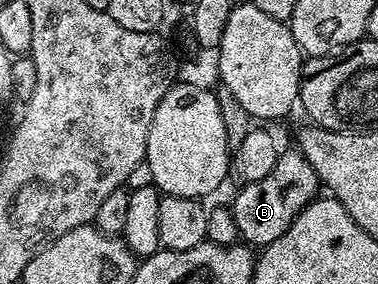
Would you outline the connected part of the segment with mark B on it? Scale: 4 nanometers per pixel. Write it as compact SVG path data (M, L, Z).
M299 150L282 151L278 155L275 166L271 166L271 174L255 184L241 186L237 197L231 201L237 235L246 245L264 246L275 242L293 224L302 210L312 200L318 199L319 181L311 162Z

